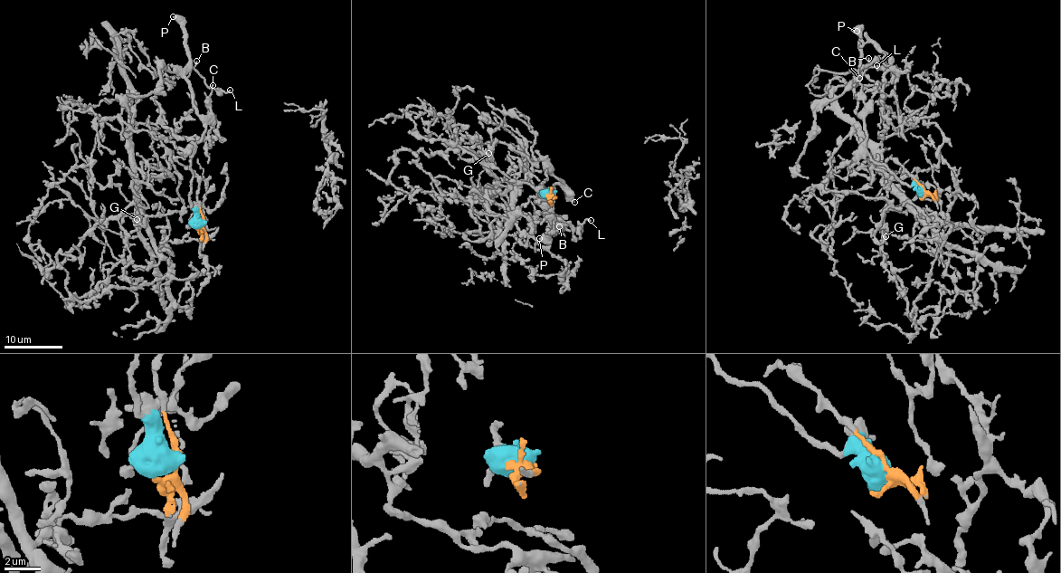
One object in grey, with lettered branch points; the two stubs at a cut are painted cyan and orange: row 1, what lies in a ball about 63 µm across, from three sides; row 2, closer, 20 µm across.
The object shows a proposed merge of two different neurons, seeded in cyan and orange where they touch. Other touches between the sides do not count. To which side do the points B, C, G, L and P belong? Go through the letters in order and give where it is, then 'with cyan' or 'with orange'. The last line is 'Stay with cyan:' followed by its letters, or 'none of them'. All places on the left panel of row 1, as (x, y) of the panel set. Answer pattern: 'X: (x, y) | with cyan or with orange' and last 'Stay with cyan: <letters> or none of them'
B: (196, 61) | with cyan
C: (213, 85) | with cyan
G: (137, 219) | with orange
L: (230, 90) | with cyan
P: (173, 16) | with cyan
Stay with cyan: B, C, L, P

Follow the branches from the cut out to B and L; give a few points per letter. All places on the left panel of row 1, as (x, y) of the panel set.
B: (203, 224), (190, 201), (194, 145), (204, 129), (204, 123), (194, 108), (193, 90), (186, 77), (196, 61)
L: (203, 224), (190, 201), (194, 145), (204, 123), (194, 108), (189, 71), (194, 70), (209, 87), (230, 90)

